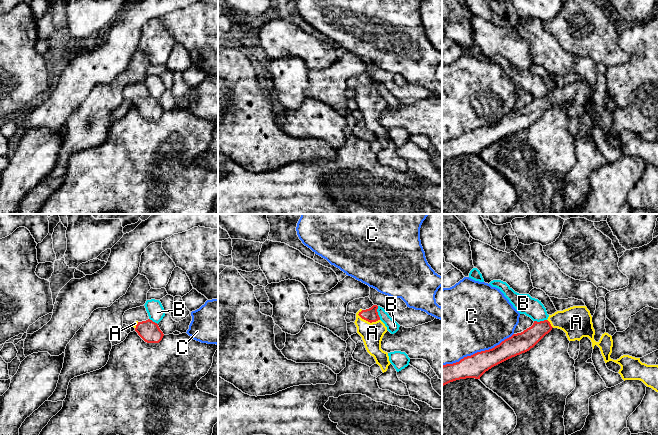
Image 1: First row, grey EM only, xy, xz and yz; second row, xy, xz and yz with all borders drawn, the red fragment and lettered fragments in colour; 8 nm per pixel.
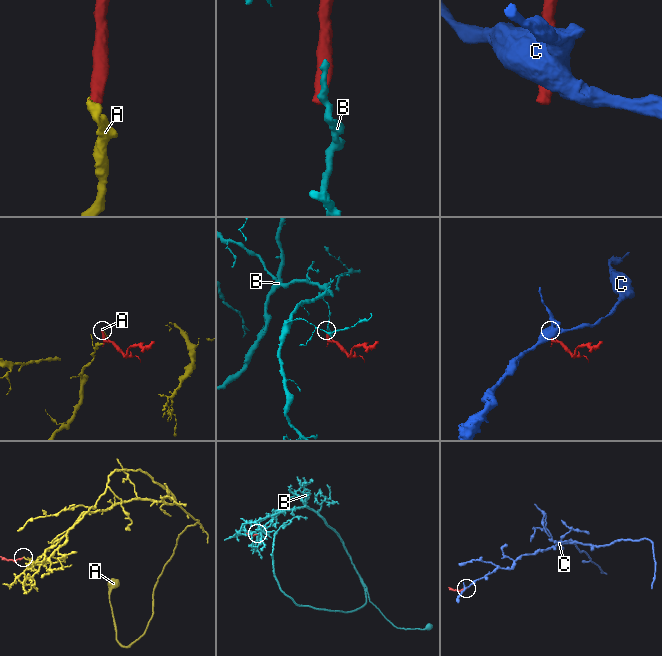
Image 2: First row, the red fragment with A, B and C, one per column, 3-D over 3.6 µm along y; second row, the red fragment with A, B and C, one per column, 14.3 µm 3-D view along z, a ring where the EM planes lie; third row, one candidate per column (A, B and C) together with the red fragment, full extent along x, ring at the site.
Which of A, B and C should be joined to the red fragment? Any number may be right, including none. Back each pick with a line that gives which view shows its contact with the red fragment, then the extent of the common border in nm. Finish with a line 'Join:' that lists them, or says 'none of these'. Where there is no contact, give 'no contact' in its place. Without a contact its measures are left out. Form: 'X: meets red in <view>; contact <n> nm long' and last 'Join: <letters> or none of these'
A: meets red in xz; contact 190 nm long
Join: A

